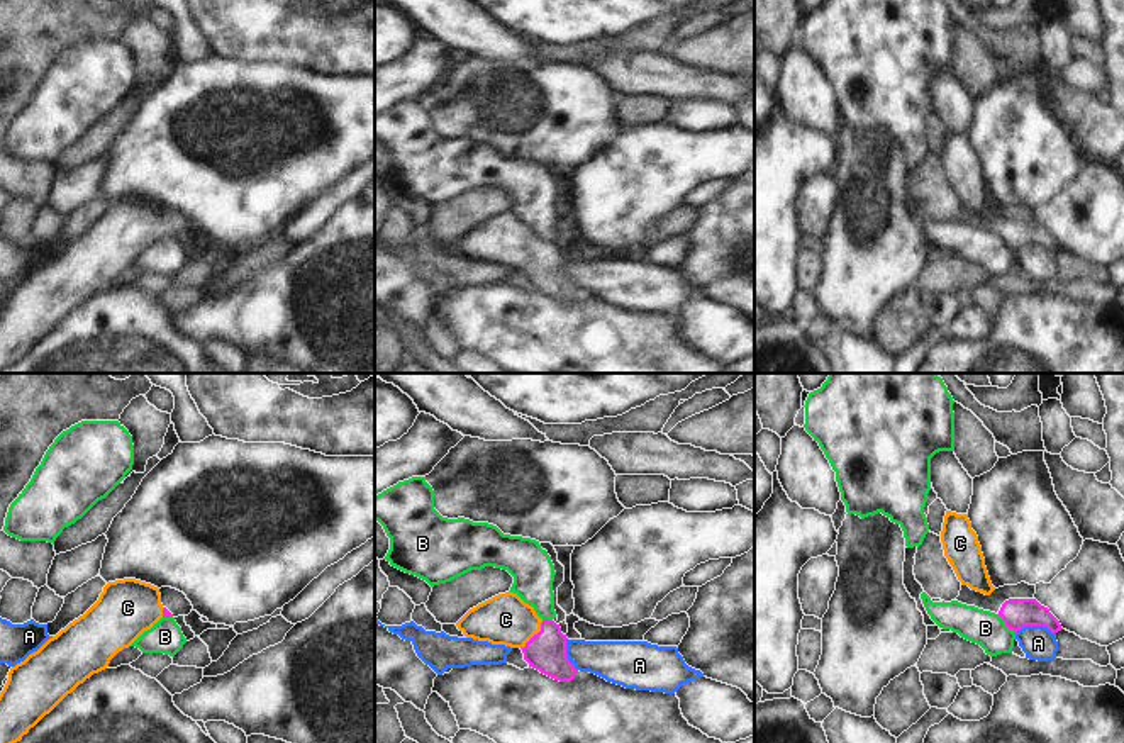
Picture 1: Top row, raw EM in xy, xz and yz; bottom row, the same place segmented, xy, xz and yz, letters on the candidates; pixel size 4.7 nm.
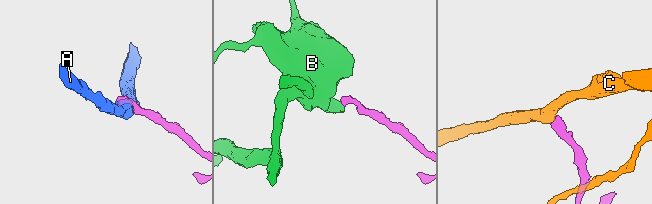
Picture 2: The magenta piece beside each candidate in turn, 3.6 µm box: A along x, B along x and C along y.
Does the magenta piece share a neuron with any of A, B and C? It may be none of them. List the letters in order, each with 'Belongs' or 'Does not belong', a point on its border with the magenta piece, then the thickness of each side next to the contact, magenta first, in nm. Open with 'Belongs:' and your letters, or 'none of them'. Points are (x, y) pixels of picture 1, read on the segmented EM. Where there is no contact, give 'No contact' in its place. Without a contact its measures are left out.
Belongs: C
A: Does not belong. Touches magenta at yz (1034, 625). Thickness 140 nm (magenta) against 160 nm
B: Does not belong. Touches magenta at yz (1006, 625). Thickness 140 nm (magenta) against 170 nm
C: Belongs. Touches magenta at xz (534, 635). Thickness 190 nm (magenta) against 240 nm

